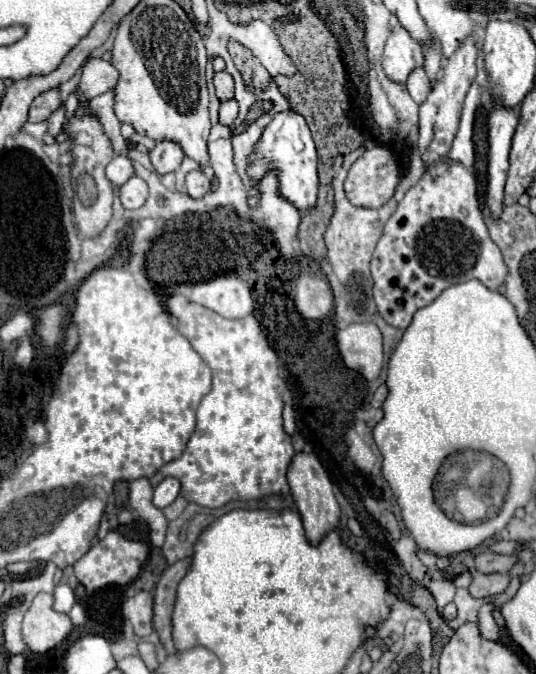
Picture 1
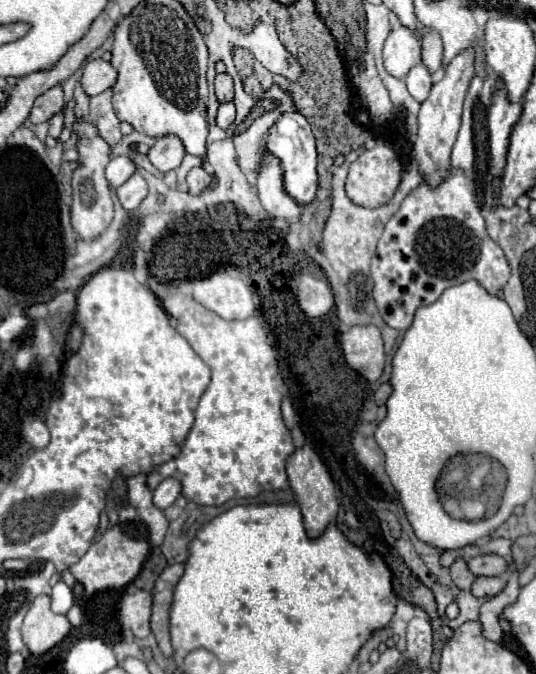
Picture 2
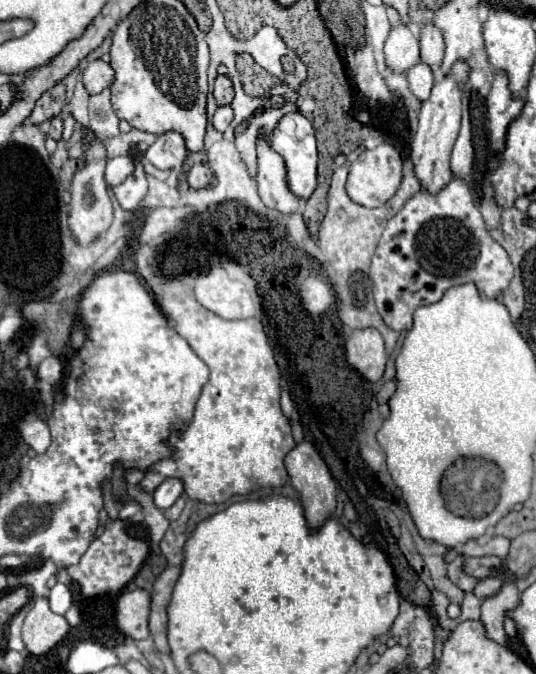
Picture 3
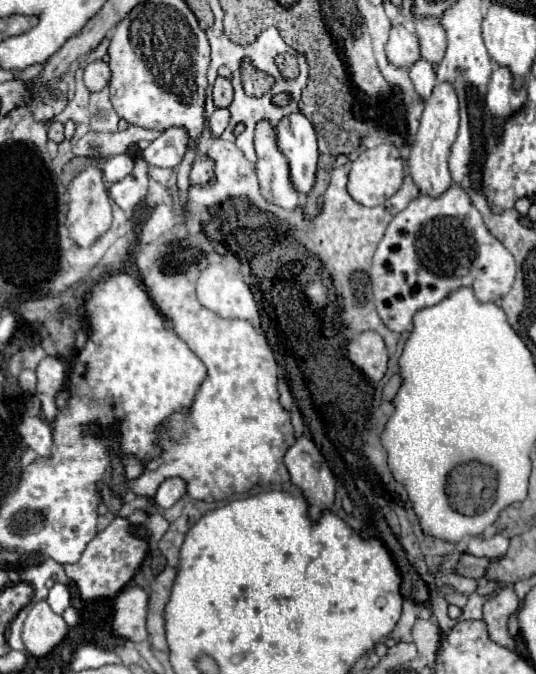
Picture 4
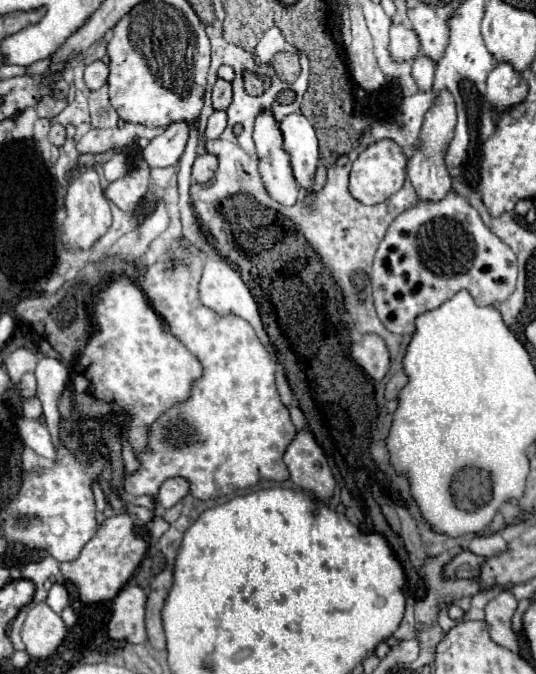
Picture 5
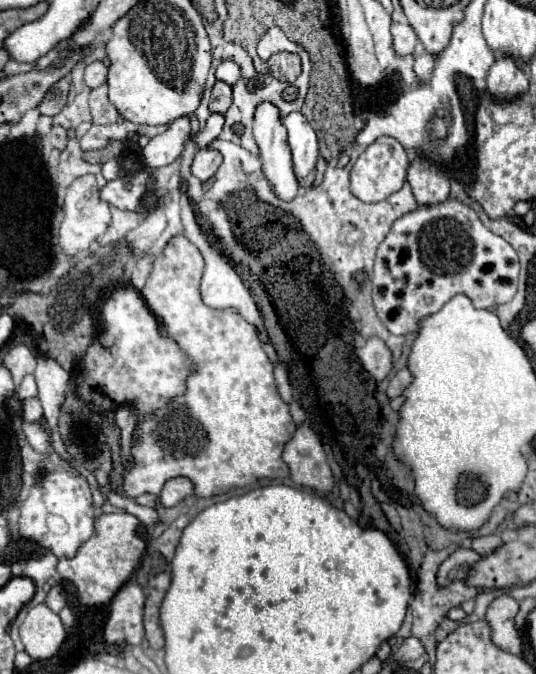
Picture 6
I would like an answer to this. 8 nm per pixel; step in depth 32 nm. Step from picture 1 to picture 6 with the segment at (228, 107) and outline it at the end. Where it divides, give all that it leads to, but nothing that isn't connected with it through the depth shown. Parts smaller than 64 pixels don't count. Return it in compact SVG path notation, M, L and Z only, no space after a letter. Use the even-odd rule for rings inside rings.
M212 114L210 120L206 122L206 126L204 126L200 132L188 136L188 142L194 140L196 148L204 148L204 146L208 146L208 144L220 134L222 124L224 124L224 116L222 116L222 114Z

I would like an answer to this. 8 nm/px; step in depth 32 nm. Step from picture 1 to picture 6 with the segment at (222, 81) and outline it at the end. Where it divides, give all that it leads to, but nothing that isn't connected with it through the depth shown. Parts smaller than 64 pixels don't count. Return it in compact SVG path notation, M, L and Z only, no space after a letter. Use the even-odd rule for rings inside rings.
M216 82L212 88L212 98L210 98L210 112L216 114L226 114L226 110L232 104L232 88L224 82Z

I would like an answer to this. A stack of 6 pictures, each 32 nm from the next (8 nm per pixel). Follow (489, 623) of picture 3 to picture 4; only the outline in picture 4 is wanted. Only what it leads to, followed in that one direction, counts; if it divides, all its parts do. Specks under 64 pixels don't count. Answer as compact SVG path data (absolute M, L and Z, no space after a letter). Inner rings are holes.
M504 586L494 598L484 604L484 622L490 638L510 650L516 650L514 636L508 632L508 618L516 612L518 600L512 586Z

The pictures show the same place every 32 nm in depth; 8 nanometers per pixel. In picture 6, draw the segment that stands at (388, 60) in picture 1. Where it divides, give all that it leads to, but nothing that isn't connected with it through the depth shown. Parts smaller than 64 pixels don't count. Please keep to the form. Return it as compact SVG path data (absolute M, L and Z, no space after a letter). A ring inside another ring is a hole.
M402 22L392 24L392 36L394 36L394 50L398 54L414 54L416 50L416 32Z

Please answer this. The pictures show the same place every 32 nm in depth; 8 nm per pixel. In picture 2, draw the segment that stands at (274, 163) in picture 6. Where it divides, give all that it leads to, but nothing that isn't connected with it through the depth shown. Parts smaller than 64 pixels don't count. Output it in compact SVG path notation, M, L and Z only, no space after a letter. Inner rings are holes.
M264 148L260 150L260 170L258 170L258 196L264 210L278 222L292 222L304 210L288 192L284 192L284 172L280 172L280 160L272 160L272 156L264 156Z

